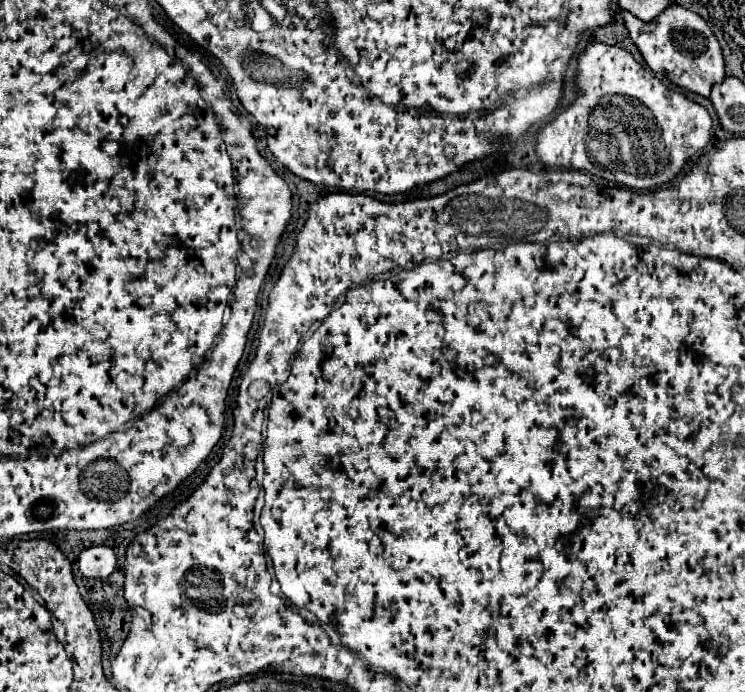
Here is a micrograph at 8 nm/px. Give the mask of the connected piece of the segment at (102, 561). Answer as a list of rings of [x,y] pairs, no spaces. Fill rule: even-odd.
[[[90,546],[80,552],[78,568],[86,578],[108,578],[116,570],[116,556],[108,546]]]

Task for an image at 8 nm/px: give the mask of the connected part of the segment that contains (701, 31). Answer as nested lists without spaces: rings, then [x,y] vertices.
[[[672,2],[660,16],[656,16],[652,22],[644,22],[630,14],[628,10],[622,10],[622,18],[626,24],[626,30],[630,32],[632,42],[642,52],[646,64],[652,68],[652,72],[672,74],[676,76],[676,82],[680,88],[708,96],[712,84],[716,80],[724,80],[724,60],[720,44],[706,24],[704,18],[698,14],[682,8],[680,4]]]

